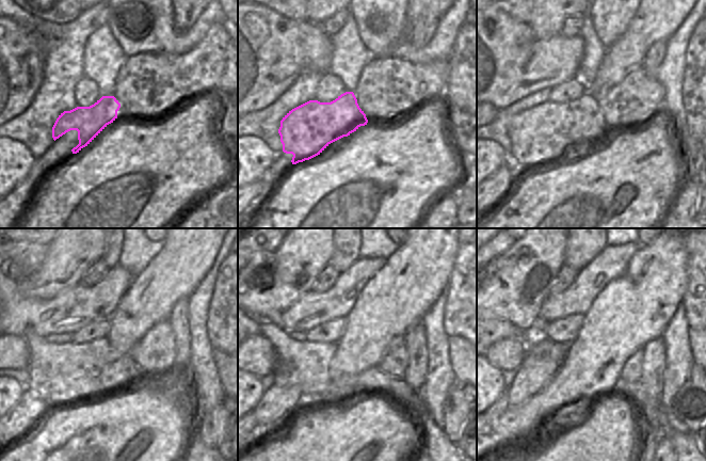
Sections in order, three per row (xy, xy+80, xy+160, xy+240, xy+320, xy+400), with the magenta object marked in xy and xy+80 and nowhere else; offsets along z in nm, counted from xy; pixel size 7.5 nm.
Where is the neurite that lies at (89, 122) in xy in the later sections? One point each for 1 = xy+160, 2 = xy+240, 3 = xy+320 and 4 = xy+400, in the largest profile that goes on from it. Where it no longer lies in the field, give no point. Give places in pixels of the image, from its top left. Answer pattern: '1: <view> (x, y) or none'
1: xy+160 (546, 132)
2: xy+240 (66, 372)
3: xy+320 (305, 364)
4: xy+400 (686, 445)

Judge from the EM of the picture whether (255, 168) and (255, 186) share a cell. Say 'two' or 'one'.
two

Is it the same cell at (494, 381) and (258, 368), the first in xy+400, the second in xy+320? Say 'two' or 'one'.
two

